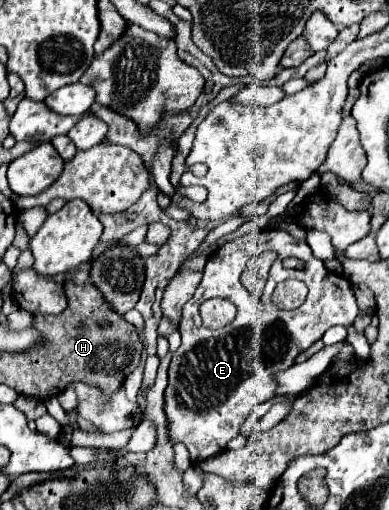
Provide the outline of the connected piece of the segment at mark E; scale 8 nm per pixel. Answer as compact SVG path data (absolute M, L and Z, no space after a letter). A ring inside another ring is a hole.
M264 230L250 232L234 242L224 244L210 256L204 278L196 288L194 296L184 304L180 334L182 344L172 354L172 362L168 368L168 386L164 390L164 414L168 420L168 434L172 446L182 442L190 452L190 462L196 466L198 462L222 452L226 444L238 436L242 422L250 416L250 412L270 400L274 396L276 384L274 374L290 368L294 358L310 348L316 340L324 336L324 332L334 324L350 326L358 314L356 298L352 294L352 284L344 276L332 274L324 268L324 262L314 258L306 240L292 238L282 230ZM260 252L278 252L270 278L266 282L266 290L260 304L254 304L246 286L240 280L246 264L260 256ZM286 256L294 256L306 262L304 270L286 270L282 260ZM286 278L298 278L308 286L308 296L302 306L294 310L280 310L272 300L272 292L278 282ZM208 298L228 298L238 306L238 314L234 322L224 328L210 330L204 328L200 320L200 304Z

